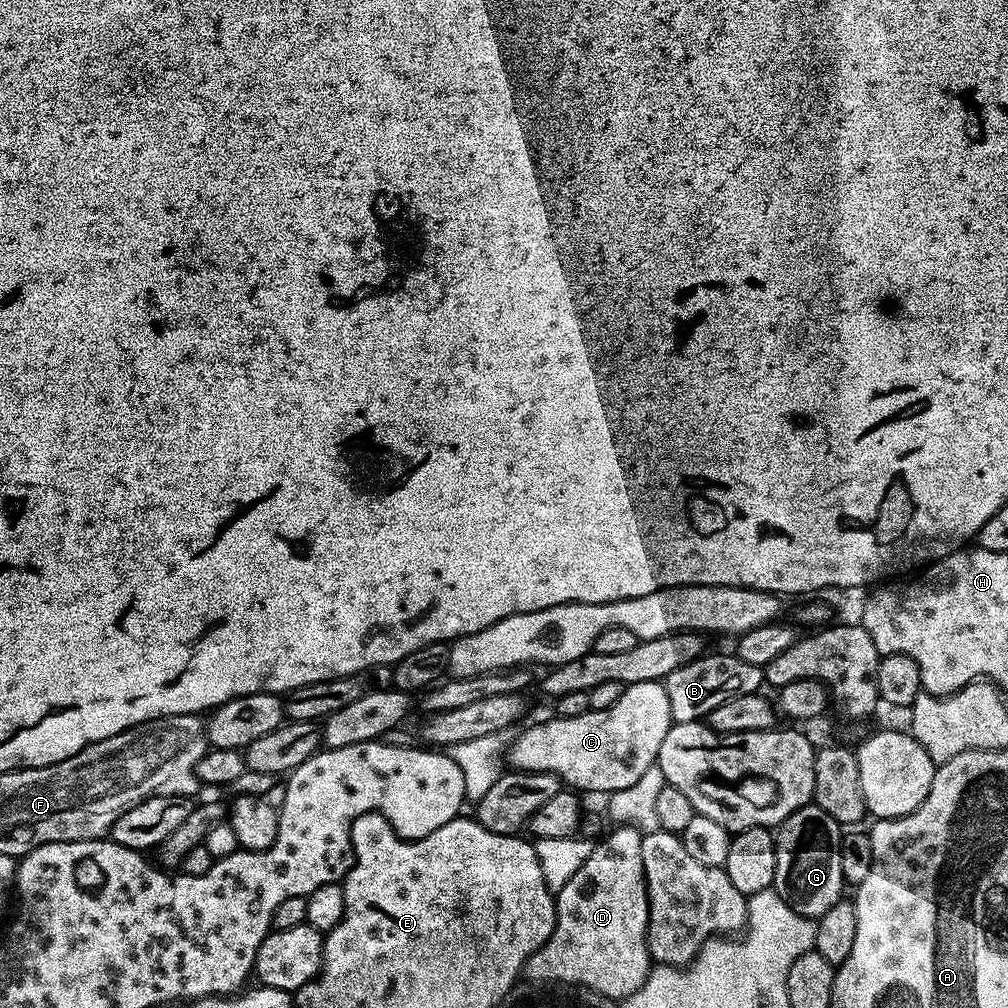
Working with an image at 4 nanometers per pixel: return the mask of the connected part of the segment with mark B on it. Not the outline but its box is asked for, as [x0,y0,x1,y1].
[663,654,765,723]

